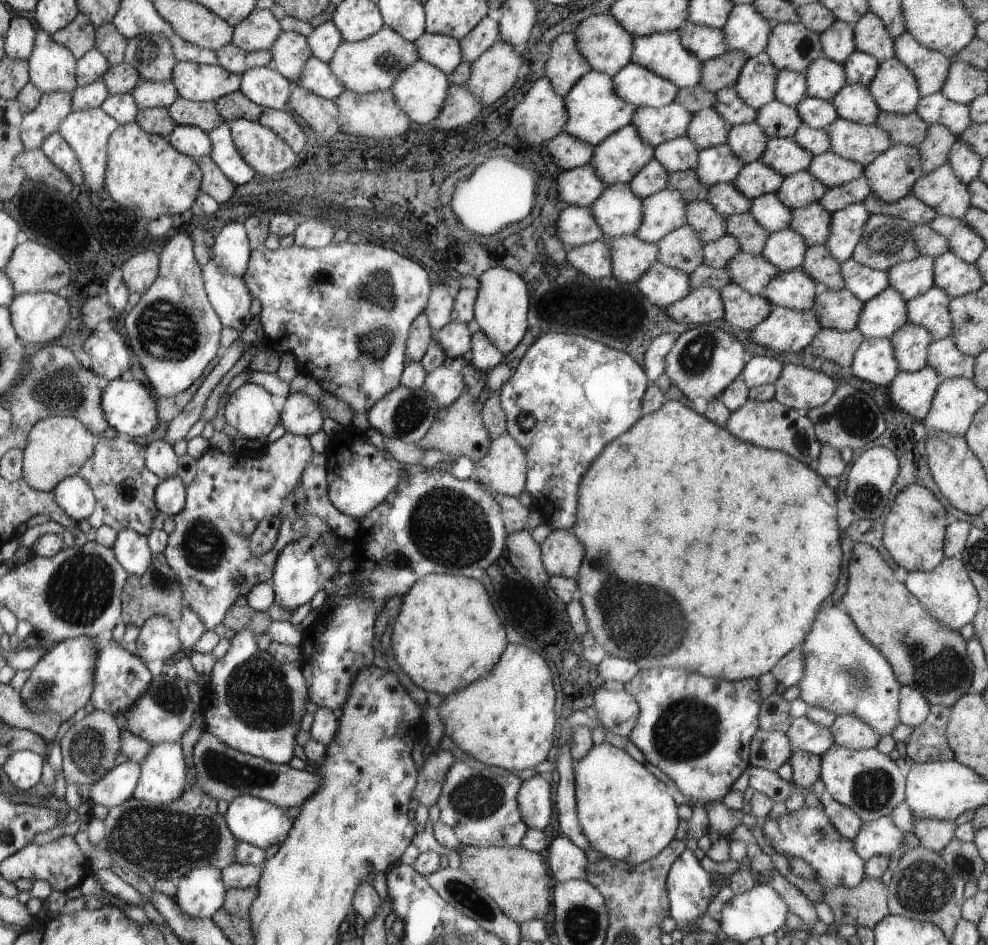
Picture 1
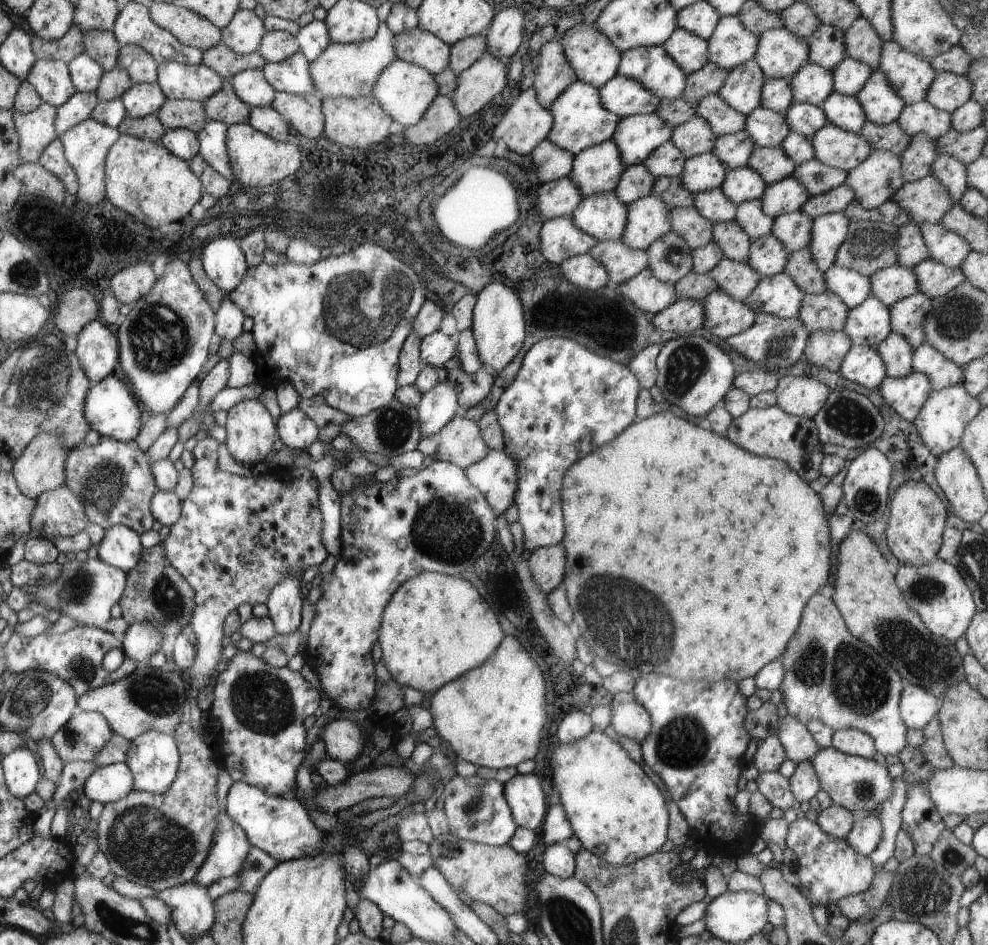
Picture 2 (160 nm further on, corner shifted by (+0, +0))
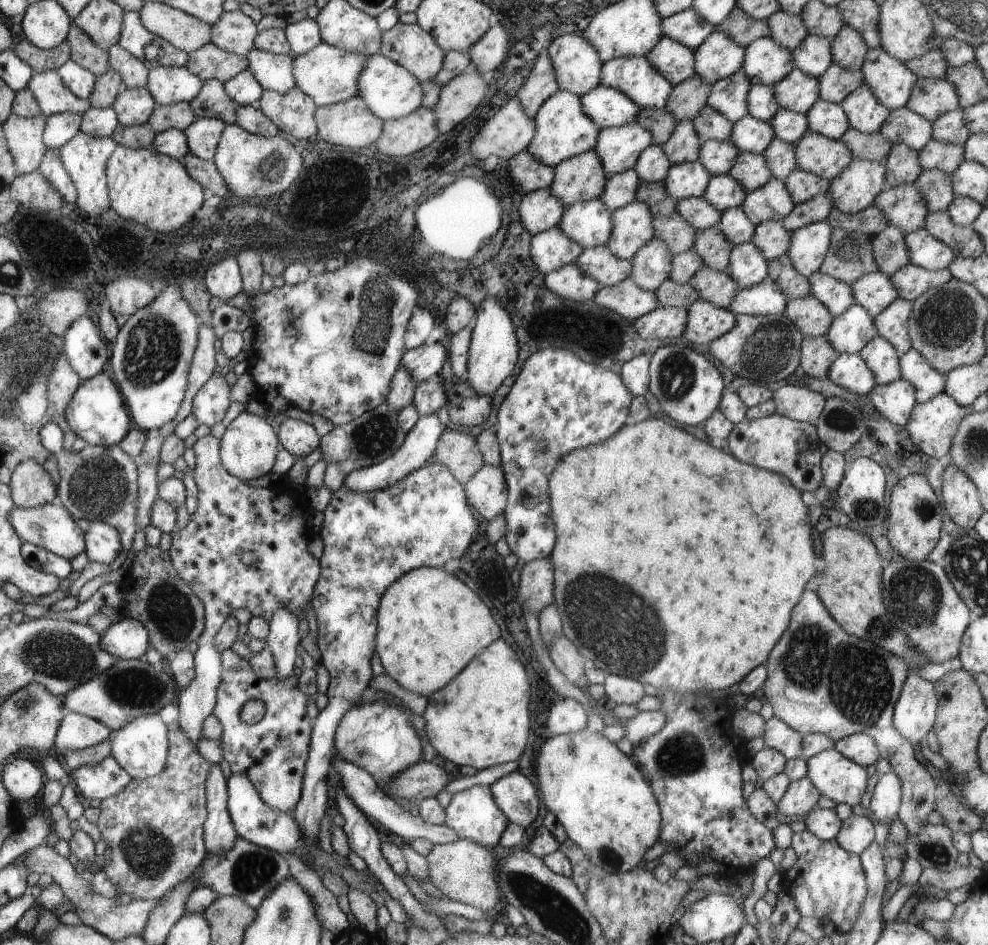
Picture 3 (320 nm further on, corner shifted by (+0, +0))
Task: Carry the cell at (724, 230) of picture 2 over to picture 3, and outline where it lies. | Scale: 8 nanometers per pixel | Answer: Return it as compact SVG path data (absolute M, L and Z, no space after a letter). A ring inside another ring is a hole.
M718 226L698 229L693 241L692 249L702 259L704 267L722 272L727 270L729 256L734 246L726 240Z

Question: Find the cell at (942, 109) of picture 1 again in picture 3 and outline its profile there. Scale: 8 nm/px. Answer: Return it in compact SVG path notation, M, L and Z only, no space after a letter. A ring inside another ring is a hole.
M902 107L893 110L880 127L880 134L892 144L902 143L919 151L931 138L932 125L928 119Z

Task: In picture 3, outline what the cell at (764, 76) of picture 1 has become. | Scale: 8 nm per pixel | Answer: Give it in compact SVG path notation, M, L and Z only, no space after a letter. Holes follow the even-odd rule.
M740 69L732 76L718 80L711 86L706 105L735 123L748 115L747 96L751 86L747 74Z

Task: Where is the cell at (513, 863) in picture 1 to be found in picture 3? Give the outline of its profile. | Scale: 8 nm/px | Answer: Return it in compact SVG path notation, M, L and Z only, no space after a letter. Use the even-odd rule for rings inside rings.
M458 839L452 843L435 845L426 856L428 879L450 900L488 912L497 911L496 902L500 900L500 892L494 876L494 865L501 852L499 847L485 847L470 839Z

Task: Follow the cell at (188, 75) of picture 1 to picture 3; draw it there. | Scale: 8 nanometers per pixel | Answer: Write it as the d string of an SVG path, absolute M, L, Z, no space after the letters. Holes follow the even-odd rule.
M161 66L149 71L145 87L158 105L173 105L192 101L201 92L201 86L204 84L198 75L185 66Z

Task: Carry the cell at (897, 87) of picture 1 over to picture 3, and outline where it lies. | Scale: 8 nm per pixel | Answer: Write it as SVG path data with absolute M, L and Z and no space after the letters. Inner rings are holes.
M866 83L858 85L839 105L845 110L849 127L864 134L878 133L891 113L876 100Z

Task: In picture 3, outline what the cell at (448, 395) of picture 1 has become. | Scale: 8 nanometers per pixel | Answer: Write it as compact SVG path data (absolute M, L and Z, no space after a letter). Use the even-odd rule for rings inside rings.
M437 414L420 417L418 422L410 429L410 432L407 432L401 448L392 457L385 458L381 463L369 465L350 473L344 479L343 486L353 493L382 490L394 486L410 473L416 472L433 460L433 454L442 433L442 426L440 426Z

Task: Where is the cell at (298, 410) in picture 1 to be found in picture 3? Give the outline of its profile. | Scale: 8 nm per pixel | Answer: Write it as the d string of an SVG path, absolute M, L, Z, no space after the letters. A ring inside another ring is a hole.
M284 418L277 429L282 446L298 460L319 447L319 436L312 424L300 419Z

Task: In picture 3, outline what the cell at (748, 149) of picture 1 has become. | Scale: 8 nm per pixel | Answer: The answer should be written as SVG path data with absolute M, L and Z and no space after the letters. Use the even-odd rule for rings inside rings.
M712 139L702 142L697 161L702 163L712 176L726 175L739 154L740 151L732 141Z

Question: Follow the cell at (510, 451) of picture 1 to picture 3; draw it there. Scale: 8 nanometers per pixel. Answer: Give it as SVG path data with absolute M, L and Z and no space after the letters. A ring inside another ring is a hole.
M484 464L465 484L469 503L482 518L502 515L507 503L507 486L503 470Z

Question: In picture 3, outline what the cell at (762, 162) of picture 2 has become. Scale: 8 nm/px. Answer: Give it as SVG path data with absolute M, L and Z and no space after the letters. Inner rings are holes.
M742 152L736 157L727 174L736 179L747 192L762 186L772 178L762 155Z

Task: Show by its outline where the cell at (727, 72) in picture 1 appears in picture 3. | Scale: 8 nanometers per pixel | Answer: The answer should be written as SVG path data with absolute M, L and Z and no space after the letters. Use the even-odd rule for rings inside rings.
M695 74L672 87L664 109L673 115L678 123L693 121L700 110L706 106L711 86Z

